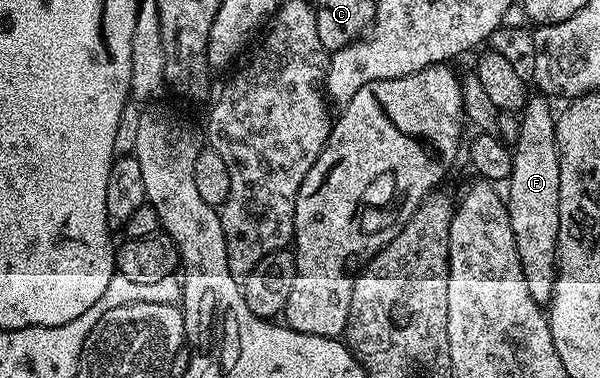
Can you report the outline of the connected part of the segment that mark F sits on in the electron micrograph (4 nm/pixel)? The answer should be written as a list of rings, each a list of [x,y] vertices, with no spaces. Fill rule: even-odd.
[[[545,95],[530,96],[525,102],[524,109],[520,110],[521,126],[519,139],[512,146],[513,170],[507,182],[507,204],[511,231],[515,235],[515,247],[519,255],[519,263],[523,271],[523,279],[527,283],[527,291],[531,299],[538,305],[548,306],[553,298],[555,279],[559,272],[557,263],[557,236],[559,235],[559,155],[557,154],[557,123],[555,109],[549,106],[550,98]]]

